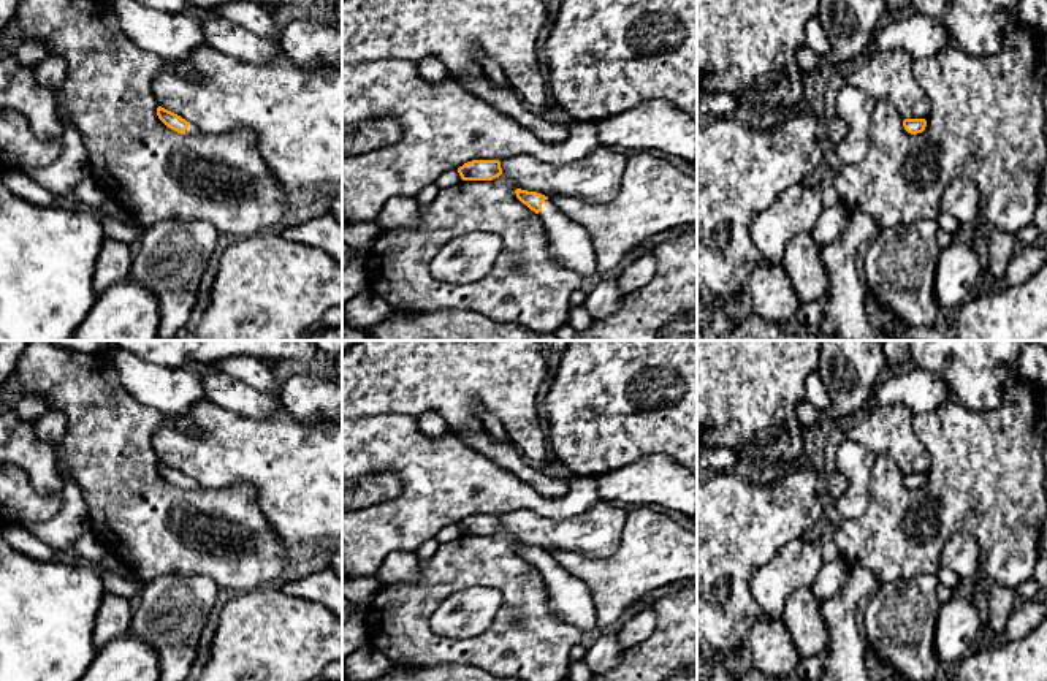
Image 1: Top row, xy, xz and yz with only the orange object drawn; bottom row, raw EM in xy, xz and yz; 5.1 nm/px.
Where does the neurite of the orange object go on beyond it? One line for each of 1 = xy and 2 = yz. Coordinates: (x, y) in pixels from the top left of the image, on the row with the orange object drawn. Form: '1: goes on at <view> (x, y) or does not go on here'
1: goes on at xy (192, 130)
2: does not go on here

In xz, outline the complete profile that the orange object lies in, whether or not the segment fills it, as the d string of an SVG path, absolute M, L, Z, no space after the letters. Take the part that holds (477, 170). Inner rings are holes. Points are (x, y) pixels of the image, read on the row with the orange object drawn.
M472 160L458 168L463 181L493 181L502 174L499 160Z

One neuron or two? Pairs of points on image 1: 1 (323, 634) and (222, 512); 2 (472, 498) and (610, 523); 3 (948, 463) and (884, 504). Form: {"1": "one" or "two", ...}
{"1": "two", "2": "two", "3": "one"}

